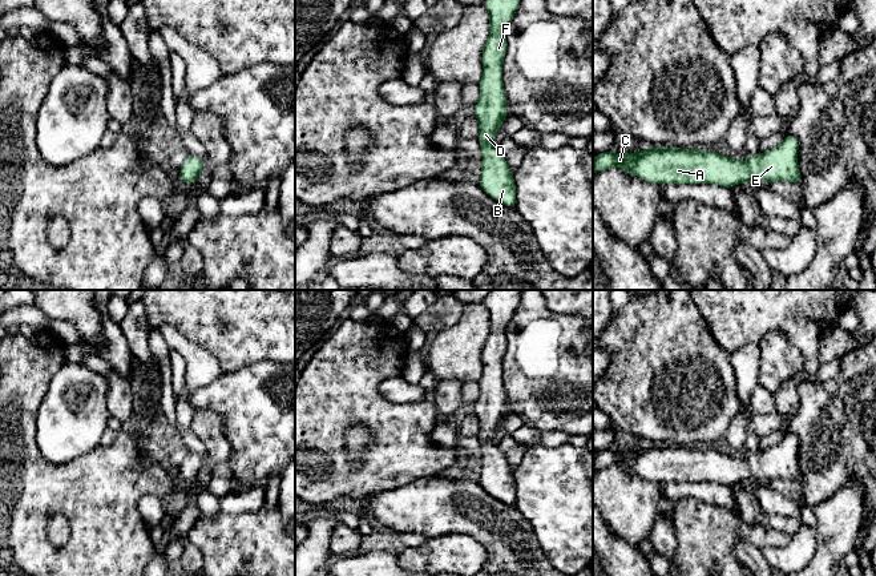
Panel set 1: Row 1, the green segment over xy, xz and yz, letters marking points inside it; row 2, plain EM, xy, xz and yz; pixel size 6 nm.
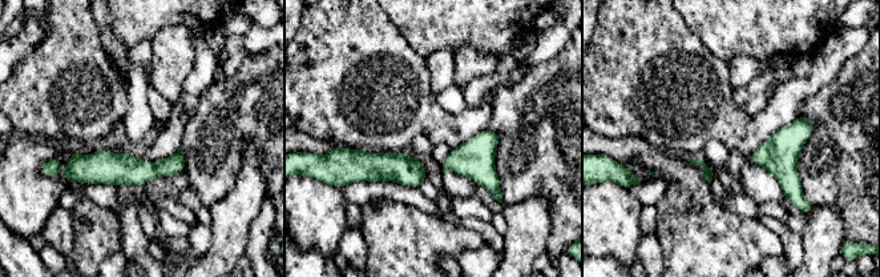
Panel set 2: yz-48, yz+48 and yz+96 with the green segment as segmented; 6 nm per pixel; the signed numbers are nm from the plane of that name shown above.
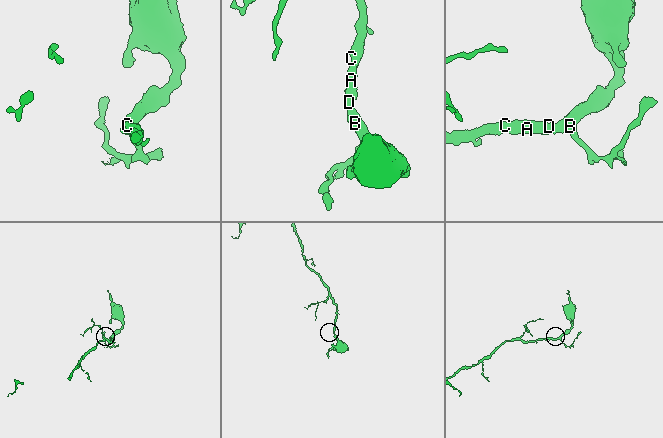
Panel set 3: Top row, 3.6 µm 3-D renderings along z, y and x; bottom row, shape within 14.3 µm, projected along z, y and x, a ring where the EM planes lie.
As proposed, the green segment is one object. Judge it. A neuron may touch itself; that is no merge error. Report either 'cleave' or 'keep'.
keep

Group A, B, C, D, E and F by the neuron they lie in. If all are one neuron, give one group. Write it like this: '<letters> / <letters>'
A B C D E F

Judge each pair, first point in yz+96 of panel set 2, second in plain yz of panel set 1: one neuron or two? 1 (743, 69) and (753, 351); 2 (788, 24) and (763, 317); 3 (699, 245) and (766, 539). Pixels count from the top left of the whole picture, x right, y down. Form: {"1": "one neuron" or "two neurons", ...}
{"1": "one neuron", "2": "one neuron", "3": "one neuron"}

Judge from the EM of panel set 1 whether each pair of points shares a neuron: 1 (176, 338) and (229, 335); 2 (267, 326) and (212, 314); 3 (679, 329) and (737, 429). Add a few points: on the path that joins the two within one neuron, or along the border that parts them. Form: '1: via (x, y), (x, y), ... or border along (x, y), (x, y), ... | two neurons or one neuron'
1: border along (158, 327), (174, 326), (213, 355) | two neurons
2: via (254, 314), (225, 314) | one neuron
3: border along (737, 390), (739, 410), (722, 434) | two neurons

